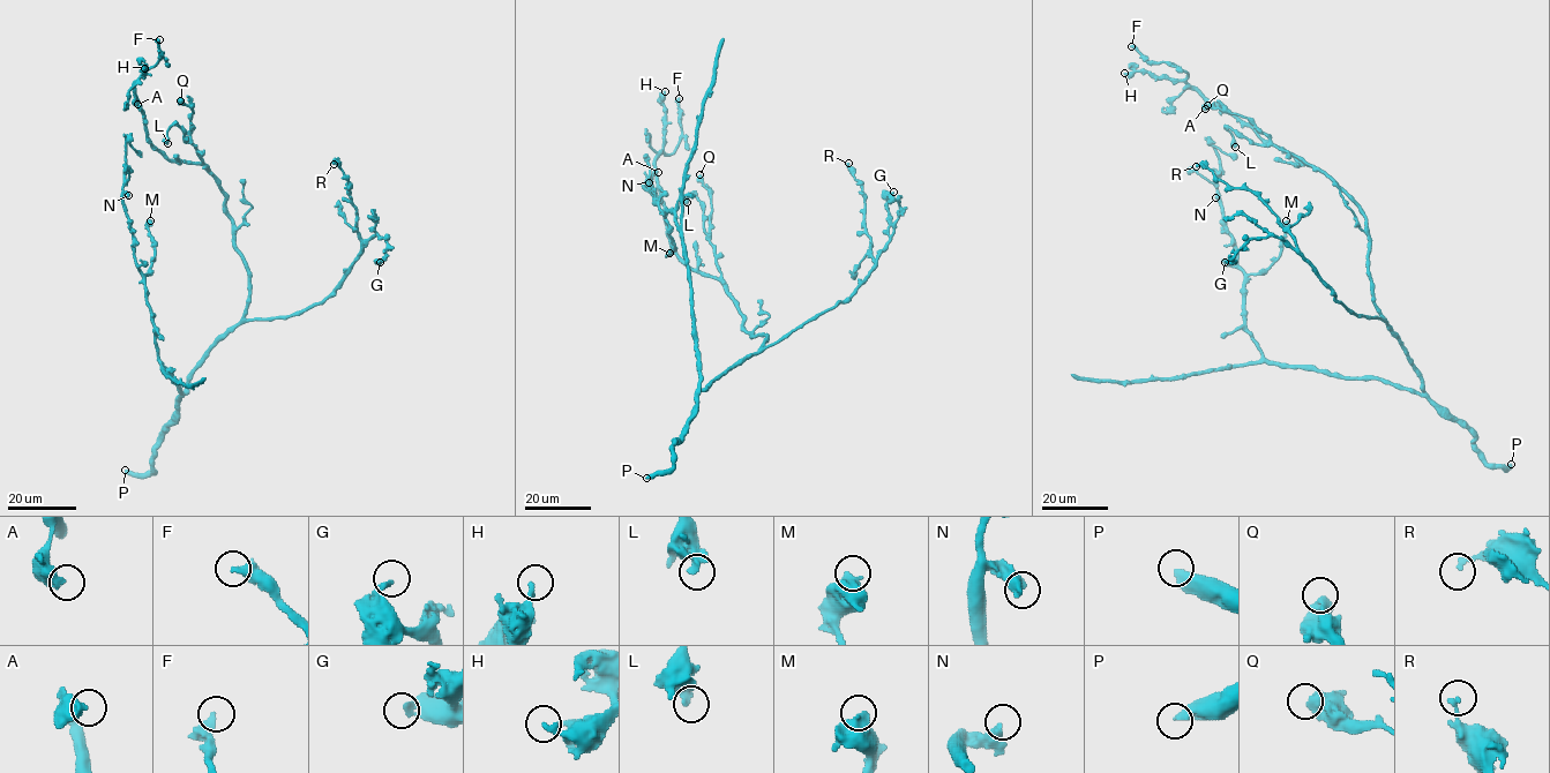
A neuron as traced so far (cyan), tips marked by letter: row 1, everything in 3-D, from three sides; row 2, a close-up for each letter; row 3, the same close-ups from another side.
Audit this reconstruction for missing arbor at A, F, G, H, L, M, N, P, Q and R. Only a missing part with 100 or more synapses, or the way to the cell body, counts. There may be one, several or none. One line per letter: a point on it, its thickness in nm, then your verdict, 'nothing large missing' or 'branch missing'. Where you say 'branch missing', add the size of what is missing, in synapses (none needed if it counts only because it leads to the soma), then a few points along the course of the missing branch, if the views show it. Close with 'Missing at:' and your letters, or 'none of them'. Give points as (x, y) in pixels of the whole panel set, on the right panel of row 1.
A: at (1205, 109); 500 nm thick; nothing large missing
F: at (1131, 46); 280 nm thick; nothing large missing
G: at (1225, 262); 320 nm thick; nothing large missing
H: at (1124, 73); 240 nm thick; nothing large missing
L: at (1235, 147); 400 nm thick; nothing large missing
M: at (1286, 220); 700 nm thick; nothing large missing
N: at (1215, 197); 480 nm thick; nothing large missing
P: at (1511, 464); 440 nm thick; nothing large missing
Q: at (1207, 105); 600 nm thick; nothing large missing
R: at (1196, 166); 200 nm thick; nothing large missing
Missing at: none of them

